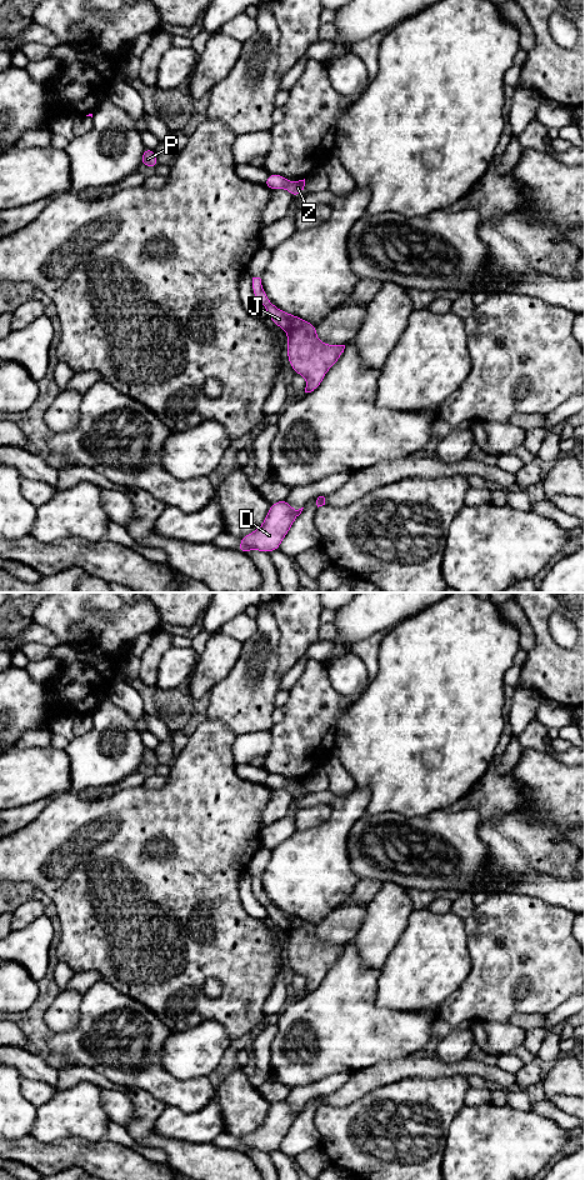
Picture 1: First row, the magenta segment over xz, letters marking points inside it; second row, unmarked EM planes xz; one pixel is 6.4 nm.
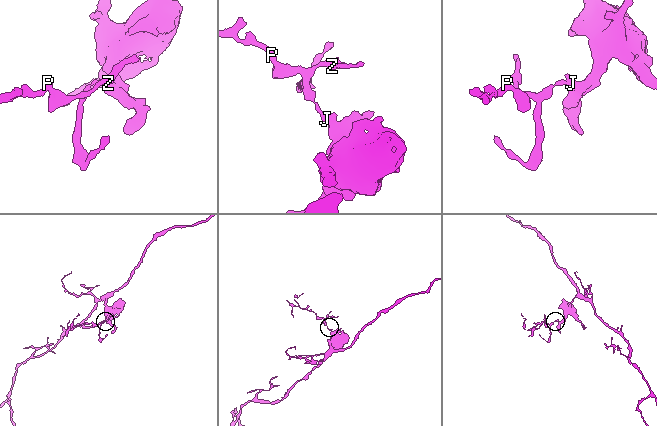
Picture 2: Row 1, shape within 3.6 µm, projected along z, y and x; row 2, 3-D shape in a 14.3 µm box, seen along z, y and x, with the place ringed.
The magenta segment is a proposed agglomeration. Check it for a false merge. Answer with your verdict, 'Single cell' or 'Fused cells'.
Fused cells

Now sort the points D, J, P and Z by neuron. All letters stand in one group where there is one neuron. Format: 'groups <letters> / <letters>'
groups D / J P Z

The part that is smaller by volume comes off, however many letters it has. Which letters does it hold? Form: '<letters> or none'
J, P, Z

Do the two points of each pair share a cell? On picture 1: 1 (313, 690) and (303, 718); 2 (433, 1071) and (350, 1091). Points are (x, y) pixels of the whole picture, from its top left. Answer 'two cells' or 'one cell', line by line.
1: one cell
2: one cell

